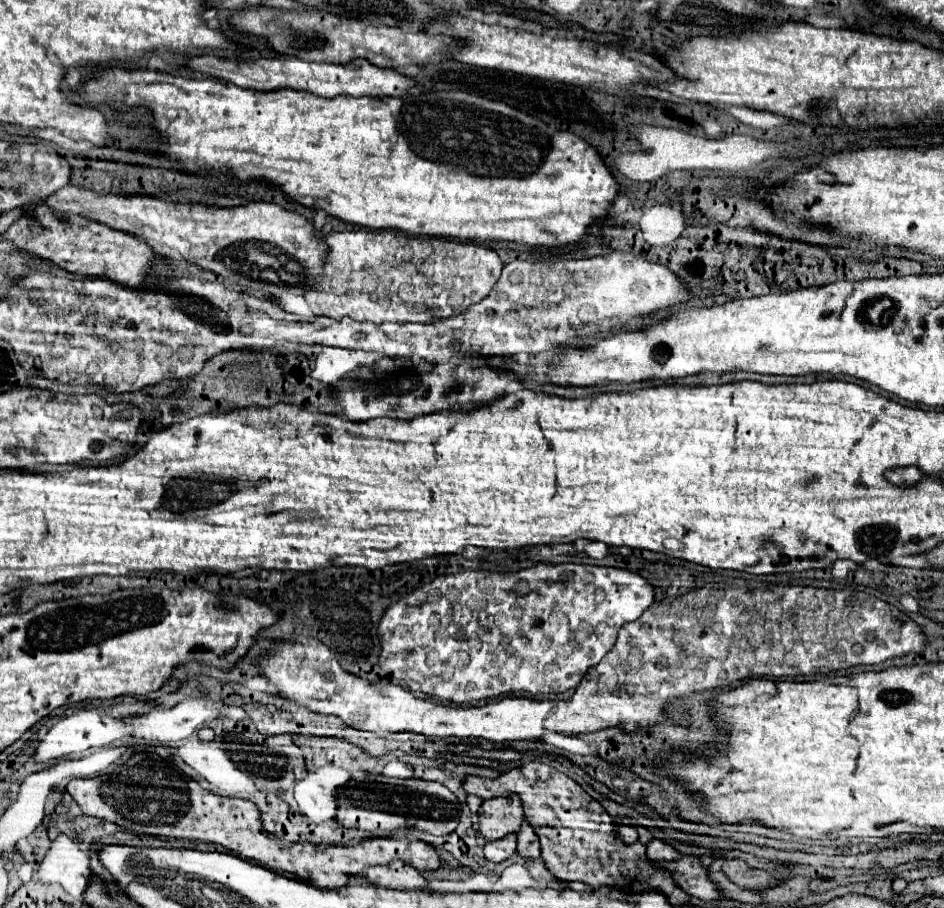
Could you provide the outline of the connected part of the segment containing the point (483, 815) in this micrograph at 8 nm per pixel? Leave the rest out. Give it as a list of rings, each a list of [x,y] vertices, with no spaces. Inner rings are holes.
[[[518,798],[486,800],[478,812],[478,832],[490,842],[516,834],[522,822],[524,812]]]

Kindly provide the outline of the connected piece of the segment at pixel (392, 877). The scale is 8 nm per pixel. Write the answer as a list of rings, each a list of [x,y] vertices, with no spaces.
[[[395,860],[388,866],[376,866],[376,884],[384,888],[418,888],[424,890],[424,876],[400,860]]]

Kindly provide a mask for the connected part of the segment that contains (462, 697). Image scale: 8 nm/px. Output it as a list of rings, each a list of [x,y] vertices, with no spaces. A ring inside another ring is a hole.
[[[538,564],[516,574],[466,570],[440,576],[386,610],[380,620],[380,666],[392,682],[438,702],[470,704],[504,692],[560,694],[576,688],[588,668],[612,650],[620,626],[638,620],[652,602],[654,590],[640,574],[604,566]]]

